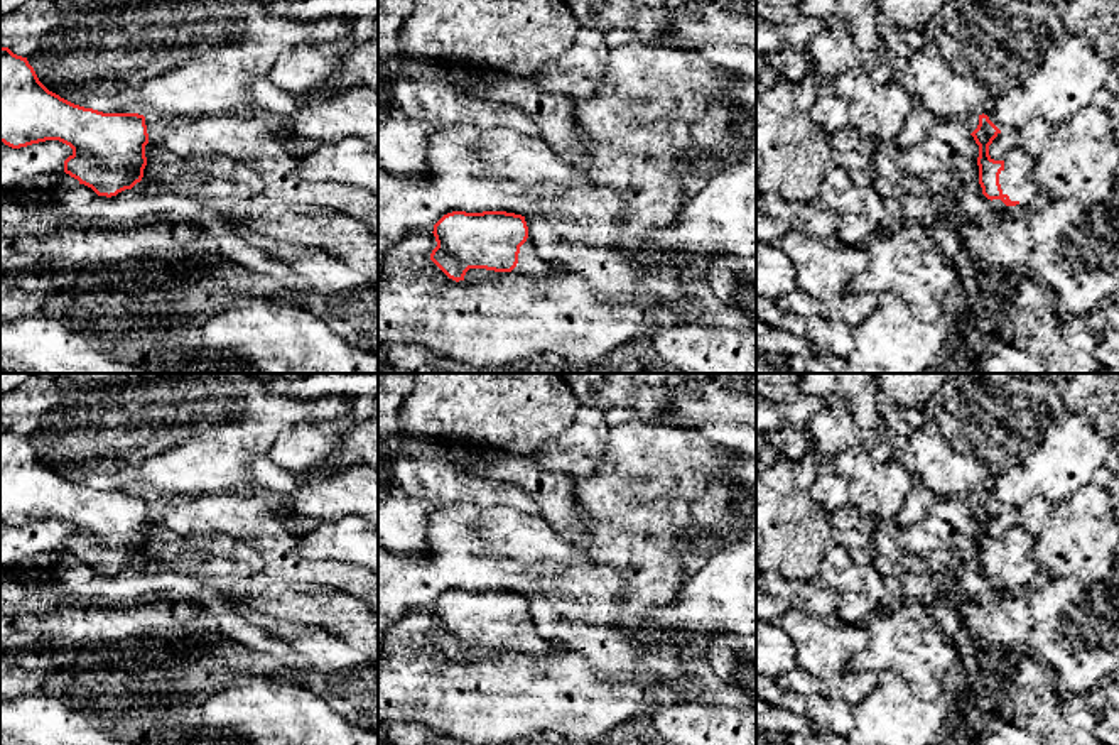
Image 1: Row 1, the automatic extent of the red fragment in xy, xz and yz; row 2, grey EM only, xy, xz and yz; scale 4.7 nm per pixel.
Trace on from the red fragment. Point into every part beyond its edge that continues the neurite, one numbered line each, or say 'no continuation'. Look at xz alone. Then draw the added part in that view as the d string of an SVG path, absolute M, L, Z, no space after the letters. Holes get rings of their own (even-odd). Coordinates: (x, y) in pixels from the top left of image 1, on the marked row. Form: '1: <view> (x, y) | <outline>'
1: xz (529, 262) | M530 238L520 247L518 264L511 270L513 274L530 274L530 275L555 275L560 267L543 262L532 243Z

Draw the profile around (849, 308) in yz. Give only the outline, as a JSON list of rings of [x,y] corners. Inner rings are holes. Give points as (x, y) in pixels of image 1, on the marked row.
[[[795,289],[775,302],[780,309],[793,313],[803,319],[822,316],[830,321],[842,321],[854,328],[874,311],[878,301],[878,296],[844,292],[839,297],[822,302],[807,292]]]

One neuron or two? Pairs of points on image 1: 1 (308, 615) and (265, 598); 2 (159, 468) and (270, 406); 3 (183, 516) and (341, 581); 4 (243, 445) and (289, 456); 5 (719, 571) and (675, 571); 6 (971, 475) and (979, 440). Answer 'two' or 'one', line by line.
1: one
2: one
3: one
4: two
5: two
6: one

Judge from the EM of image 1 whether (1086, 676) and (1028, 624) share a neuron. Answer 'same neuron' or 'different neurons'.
same neuron

